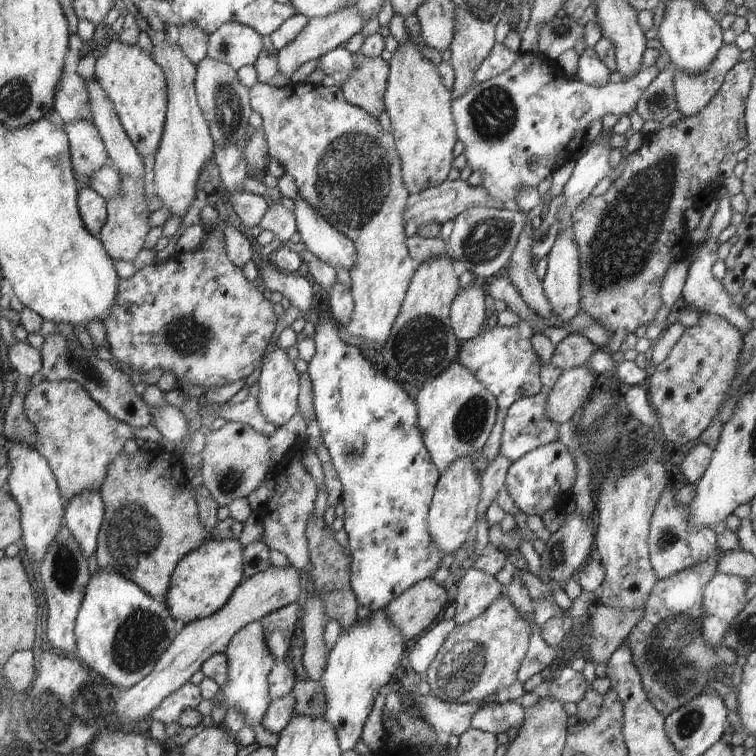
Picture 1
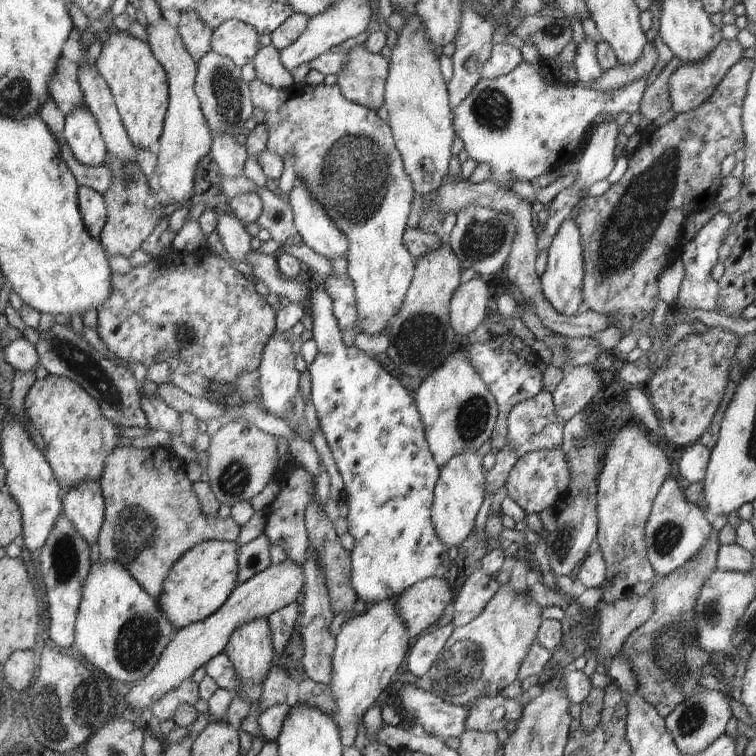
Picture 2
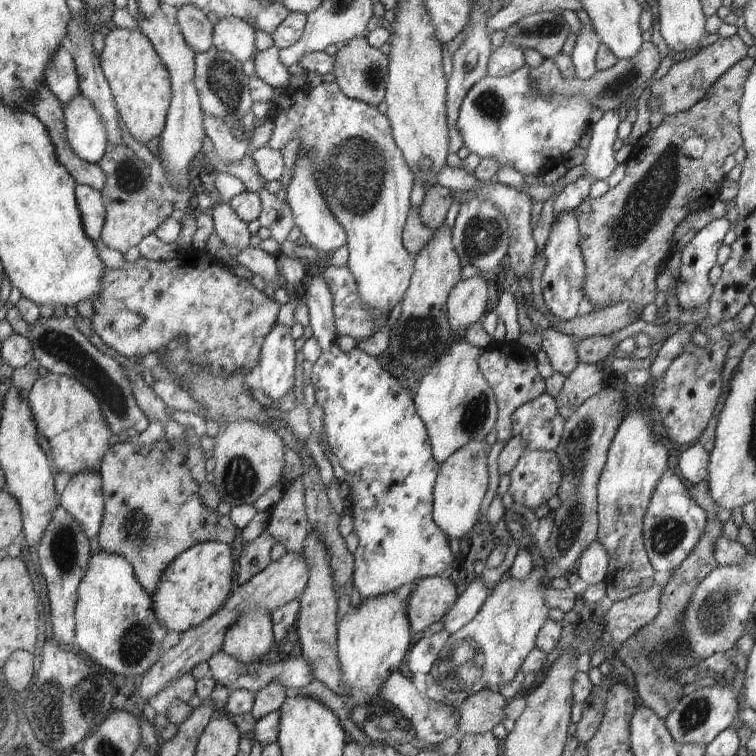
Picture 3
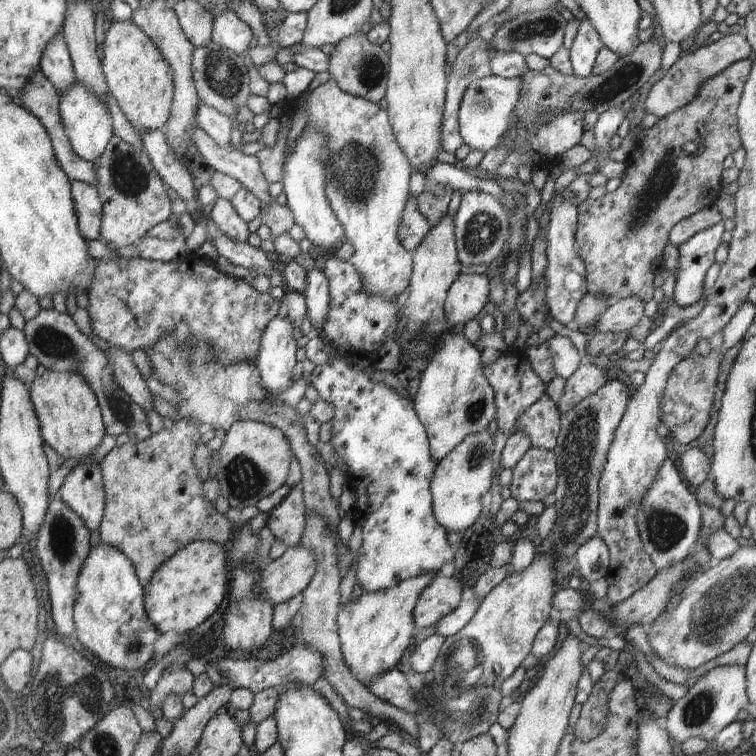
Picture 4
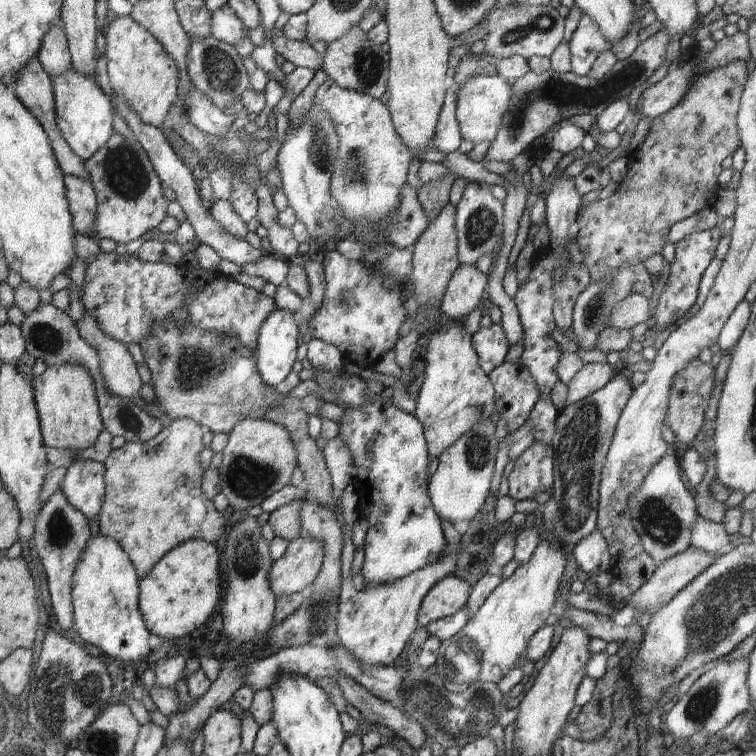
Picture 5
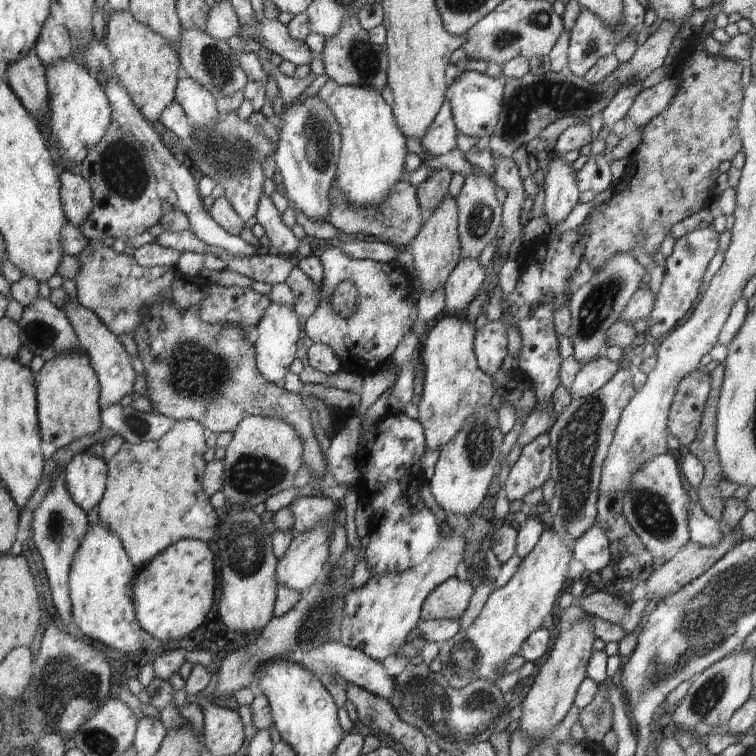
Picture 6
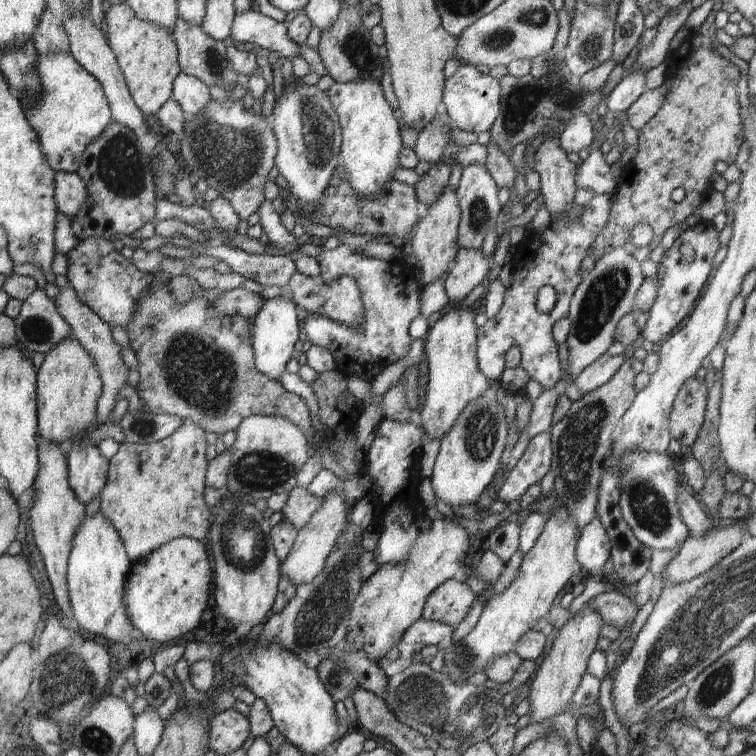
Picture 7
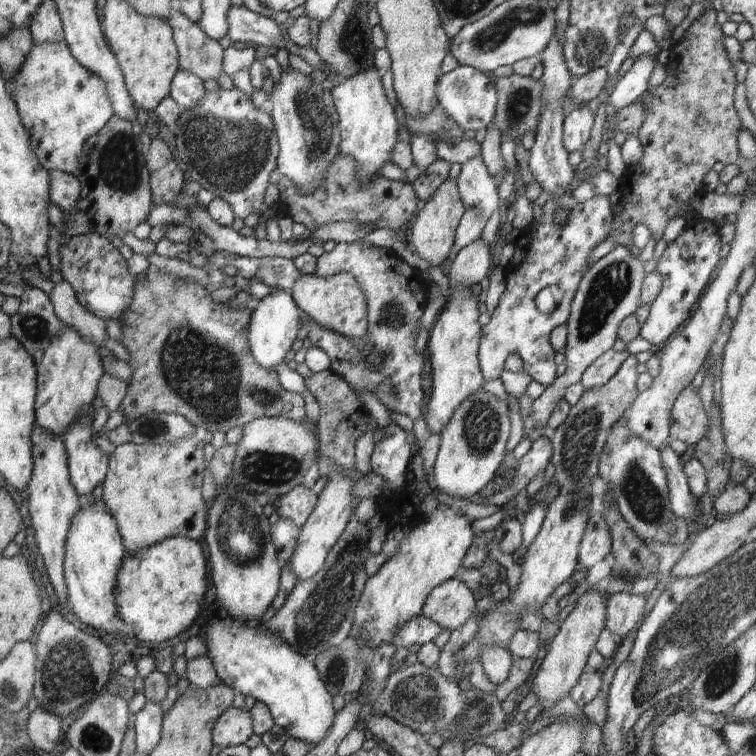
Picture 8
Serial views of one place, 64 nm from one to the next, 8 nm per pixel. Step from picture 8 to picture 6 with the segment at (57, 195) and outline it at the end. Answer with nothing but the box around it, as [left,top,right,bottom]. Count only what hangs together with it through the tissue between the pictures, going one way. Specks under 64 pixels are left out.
[60,170,92,226]

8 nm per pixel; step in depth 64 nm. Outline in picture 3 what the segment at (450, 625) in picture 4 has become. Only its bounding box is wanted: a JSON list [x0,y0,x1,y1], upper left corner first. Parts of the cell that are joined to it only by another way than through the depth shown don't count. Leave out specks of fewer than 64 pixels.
[444,576,492,634]

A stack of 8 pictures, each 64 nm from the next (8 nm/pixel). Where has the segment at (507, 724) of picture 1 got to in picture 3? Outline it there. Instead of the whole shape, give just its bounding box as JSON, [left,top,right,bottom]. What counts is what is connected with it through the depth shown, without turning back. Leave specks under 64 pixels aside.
[444,688,508,742]

